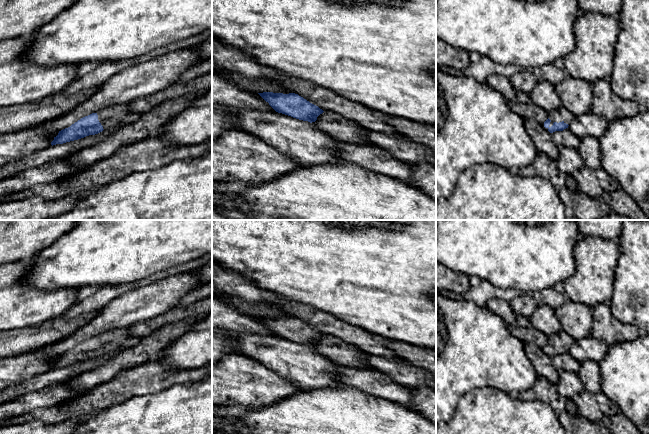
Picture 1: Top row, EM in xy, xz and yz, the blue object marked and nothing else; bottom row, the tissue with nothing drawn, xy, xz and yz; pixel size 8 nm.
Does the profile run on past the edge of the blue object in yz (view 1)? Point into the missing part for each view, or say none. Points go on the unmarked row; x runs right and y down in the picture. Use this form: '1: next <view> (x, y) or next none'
1: next yz (563, 338)

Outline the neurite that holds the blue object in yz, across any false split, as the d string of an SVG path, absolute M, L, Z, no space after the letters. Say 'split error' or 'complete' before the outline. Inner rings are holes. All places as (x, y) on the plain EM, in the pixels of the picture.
split error | M561 330L558 334L549 336L548 341L544 346L544 351L547 352L550 357L553 357L568 352L575 339L564 330Z

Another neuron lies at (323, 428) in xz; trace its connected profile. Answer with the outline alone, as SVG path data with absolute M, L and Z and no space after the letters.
M353 387L304 390L269 406L254 407L237 422L238 434L436 434L436 425L421 414Z

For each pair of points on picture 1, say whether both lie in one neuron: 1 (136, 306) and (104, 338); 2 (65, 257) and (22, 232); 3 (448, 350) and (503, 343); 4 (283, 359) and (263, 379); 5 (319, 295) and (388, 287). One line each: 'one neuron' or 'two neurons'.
1: two neurons
2: two neurons
3: one neuron
4: two neurons
5: one neuron

